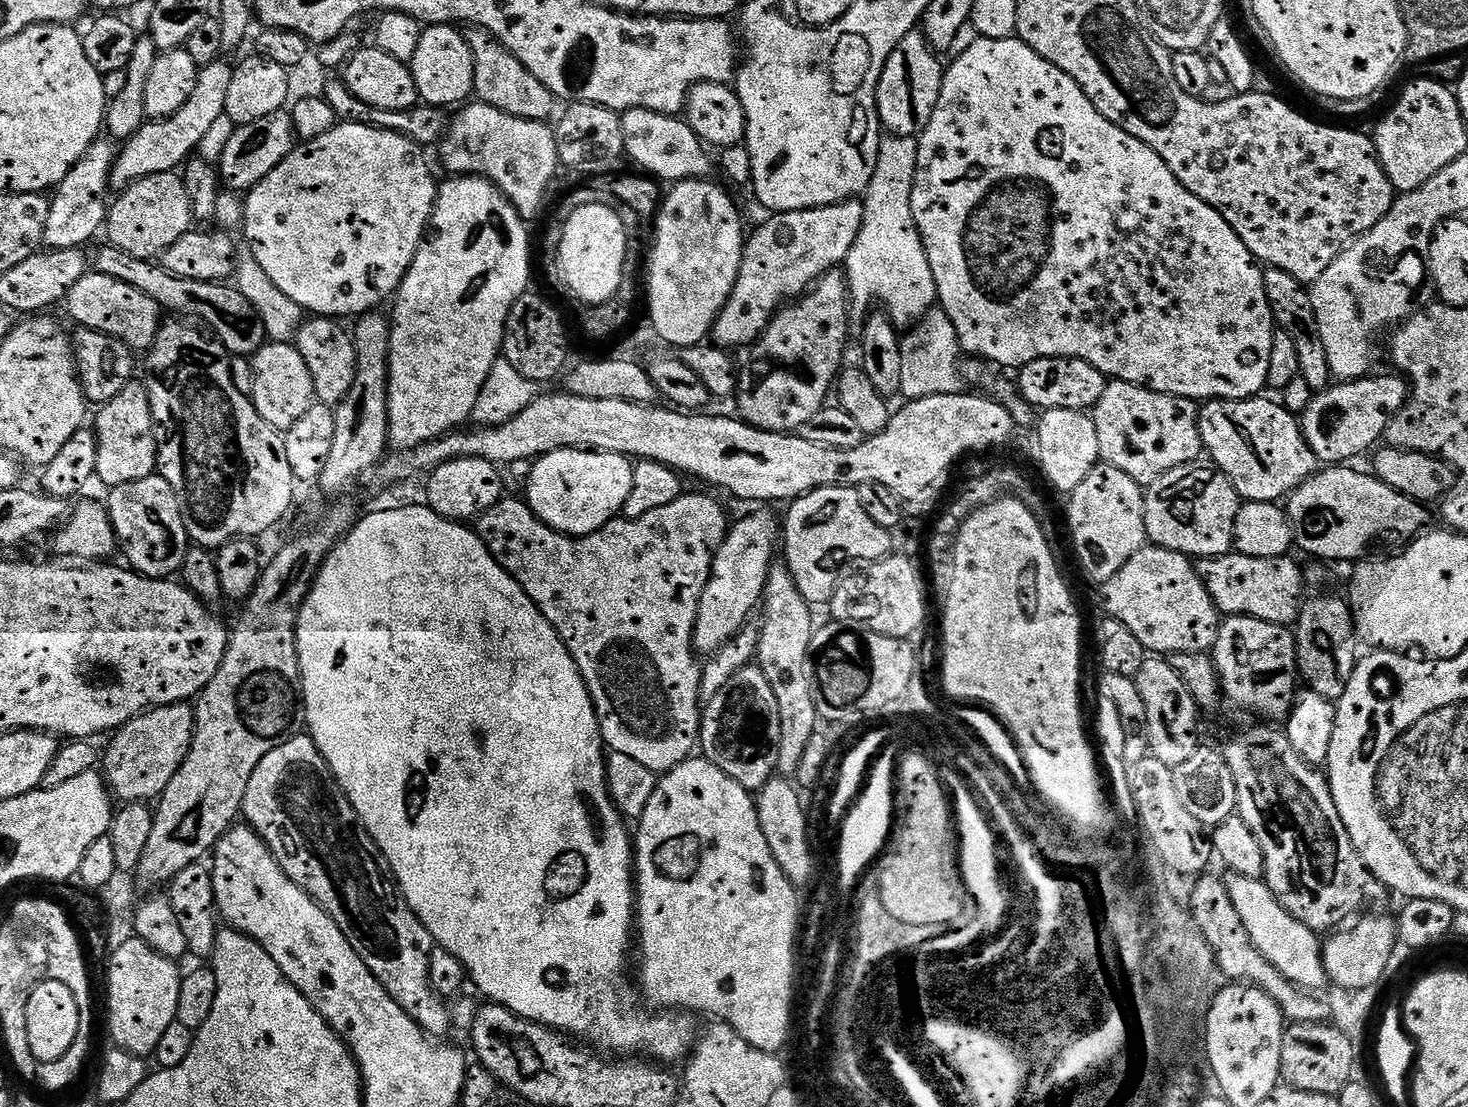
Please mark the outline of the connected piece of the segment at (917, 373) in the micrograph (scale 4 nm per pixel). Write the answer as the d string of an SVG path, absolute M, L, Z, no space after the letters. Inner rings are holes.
M937 306L929 310L913 328L903 333L900 341L902 354L902 386L899 395L905 401L930 398L938 394L954 394L962 388L962 349L954 330L954 322Z

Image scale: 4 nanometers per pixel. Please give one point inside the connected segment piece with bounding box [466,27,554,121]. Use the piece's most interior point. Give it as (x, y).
(501, 81)

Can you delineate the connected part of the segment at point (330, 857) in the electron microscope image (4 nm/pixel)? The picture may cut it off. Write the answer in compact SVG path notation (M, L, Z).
M293 736L282 746L270 750L270 754L258 762L254 774L250 774L250 786L246 786L242 816L248 819L245 820L247 827L254 829L264 839L264 845L274 854L286 878L310 894L310 898L319 902L322 910L326 910L326 914L338 922L358 958L366 962L390 998L394 998L394 1002L398 1002L398 1006L402 1006L402 1010L406 1010L406 1014L410 1014L410 1018L414 1018L414 1022L418 1022L418 1026L429 1036L447 1037L451 1029L450 1008L437 995L429 977L434 949L432 936L400 895L396 877L388 868L386 858L370 838L366 826L362 826L354 806L350 806L311 736Z

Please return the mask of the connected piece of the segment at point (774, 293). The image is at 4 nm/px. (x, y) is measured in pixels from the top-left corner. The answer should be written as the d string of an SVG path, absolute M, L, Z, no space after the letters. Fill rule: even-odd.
M860 198L846 200L843 204L769 215L769 220L744 241L740 273L710 333L713 343L725 350L738 350L743 346L735 340L735 335L744 346L759 340L781 305L803 296L820 277L839 269L847 261L863 217L864 202ZM728 315L734 320L726 328Z

